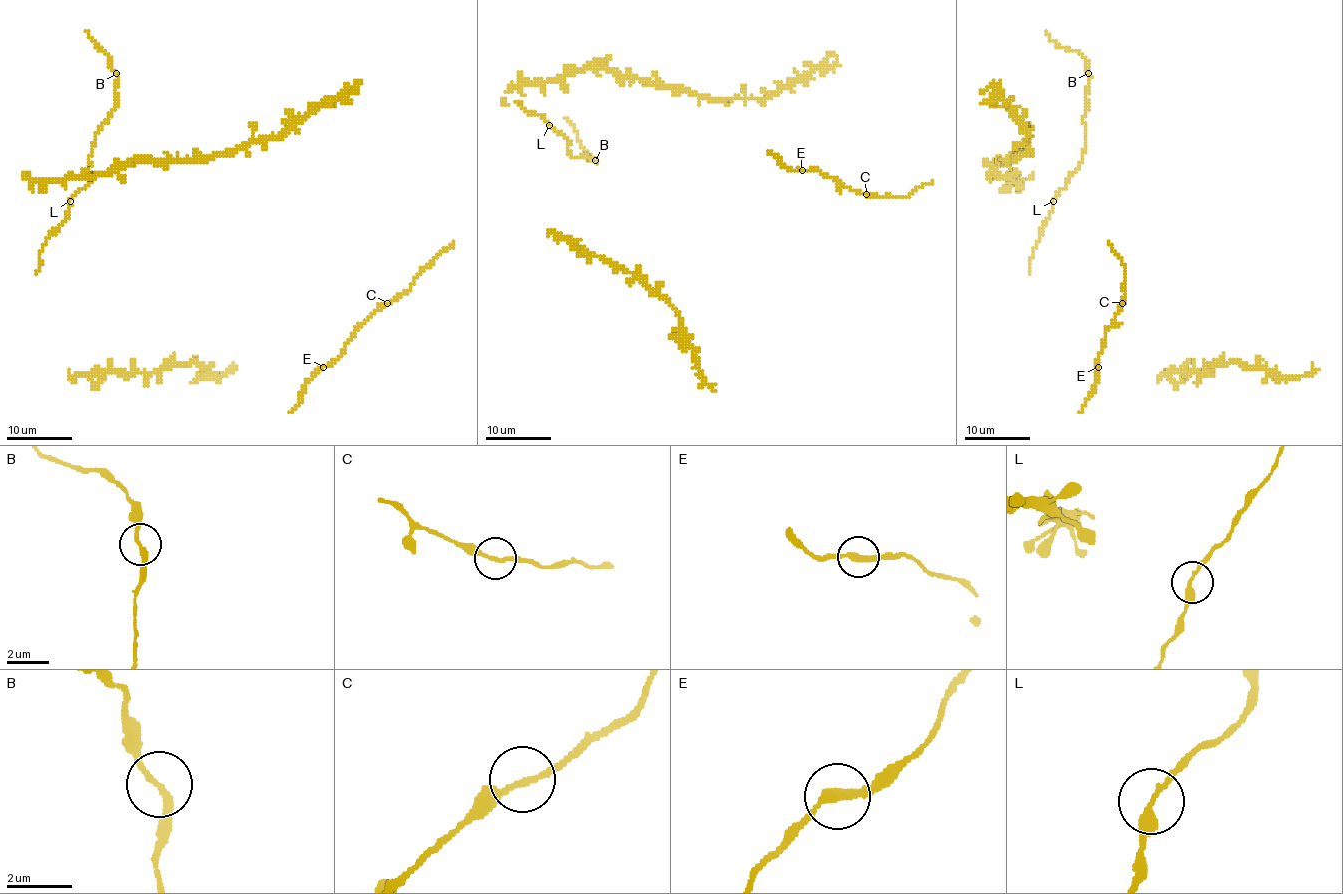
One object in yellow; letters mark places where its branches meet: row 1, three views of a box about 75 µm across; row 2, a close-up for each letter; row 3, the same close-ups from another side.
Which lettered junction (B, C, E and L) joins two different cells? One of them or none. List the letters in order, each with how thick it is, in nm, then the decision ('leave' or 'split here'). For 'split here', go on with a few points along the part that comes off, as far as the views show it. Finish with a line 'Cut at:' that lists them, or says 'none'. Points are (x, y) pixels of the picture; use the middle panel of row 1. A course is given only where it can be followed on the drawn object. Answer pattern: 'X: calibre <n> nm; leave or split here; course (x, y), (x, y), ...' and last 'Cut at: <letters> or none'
B: calibre 200 nm; leave
C: calibre 180 nm; leave
E: calibre 240 nm; leave
L: calibre 240 nm; leave
Cut at: none

